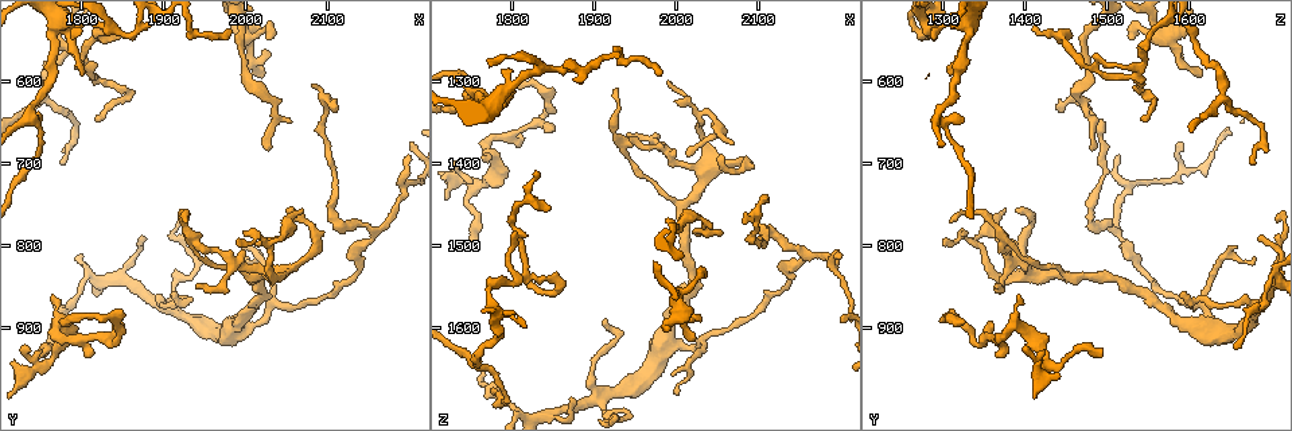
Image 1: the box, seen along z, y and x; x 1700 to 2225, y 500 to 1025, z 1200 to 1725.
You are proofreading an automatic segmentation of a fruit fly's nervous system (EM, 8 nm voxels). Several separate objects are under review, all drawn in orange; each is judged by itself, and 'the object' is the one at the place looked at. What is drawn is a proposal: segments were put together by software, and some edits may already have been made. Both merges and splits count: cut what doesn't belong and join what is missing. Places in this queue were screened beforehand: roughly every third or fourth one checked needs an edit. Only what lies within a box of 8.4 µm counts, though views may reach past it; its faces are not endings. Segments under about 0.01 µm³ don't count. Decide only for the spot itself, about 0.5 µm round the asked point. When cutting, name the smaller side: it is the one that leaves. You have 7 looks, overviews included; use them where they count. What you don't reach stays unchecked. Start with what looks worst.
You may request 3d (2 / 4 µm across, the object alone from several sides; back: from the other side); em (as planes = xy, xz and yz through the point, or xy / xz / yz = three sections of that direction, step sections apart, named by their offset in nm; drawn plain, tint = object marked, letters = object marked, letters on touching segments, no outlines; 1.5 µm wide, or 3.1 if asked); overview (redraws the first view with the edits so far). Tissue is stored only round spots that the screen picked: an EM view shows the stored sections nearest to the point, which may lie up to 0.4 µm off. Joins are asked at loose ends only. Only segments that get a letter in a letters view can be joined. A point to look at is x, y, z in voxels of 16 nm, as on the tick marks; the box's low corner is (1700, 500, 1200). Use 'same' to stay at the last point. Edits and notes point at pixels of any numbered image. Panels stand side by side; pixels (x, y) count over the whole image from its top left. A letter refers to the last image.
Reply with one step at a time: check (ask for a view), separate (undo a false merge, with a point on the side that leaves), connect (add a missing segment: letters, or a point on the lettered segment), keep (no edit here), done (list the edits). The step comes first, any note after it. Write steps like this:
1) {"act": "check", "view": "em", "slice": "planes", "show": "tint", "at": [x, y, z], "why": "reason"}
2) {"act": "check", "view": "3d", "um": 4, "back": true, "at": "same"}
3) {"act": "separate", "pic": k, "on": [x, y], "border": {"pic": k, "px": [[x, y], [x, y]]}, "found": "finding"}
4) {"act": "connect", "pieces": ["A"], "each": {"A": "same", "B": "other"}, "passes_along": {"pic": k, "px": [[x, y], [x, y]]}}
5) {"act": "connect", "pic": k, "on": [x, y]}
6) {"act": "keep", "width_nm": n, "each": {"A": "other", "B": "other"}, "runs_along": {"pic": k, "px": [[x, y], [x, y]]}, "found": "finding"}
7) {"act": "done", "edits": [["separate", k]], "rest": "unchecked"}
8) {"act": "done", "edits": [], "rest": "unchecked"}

{"act": "check", "view": "3d", "um": 4, "at": [1760, 855, 1395], "why": "thin end"}

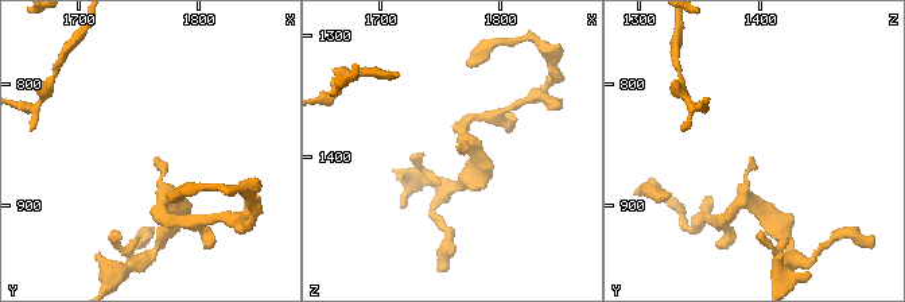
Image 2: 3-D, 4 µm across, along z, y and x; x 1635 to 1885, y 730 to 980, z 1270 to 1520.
{"act": "check", "view": "em", "um": 3.1, "slice": "planes", "show": "letters", "at": [1766, 860, 1392], "why": "need the tissue"}

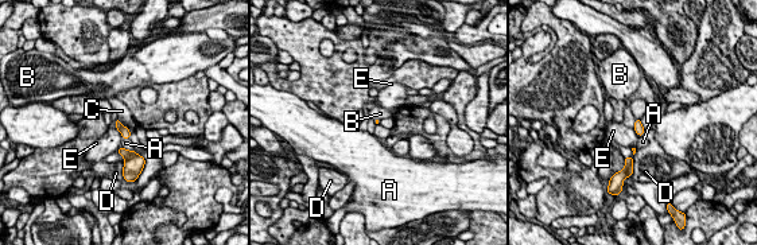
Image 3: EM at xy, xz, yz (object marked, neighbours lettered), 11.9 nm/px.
{"act": "keep", "each": {"A": "other", "B": "other", "C": "other", "D": "other", "E": "other"}, "border": {"pic": 3, "px": [[636, 120], [633, 128]]}, "found": "none of them fits"}

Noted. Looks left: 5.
{"act": "check", "view": "3d", "um": 2, "at": [1785, 540, 1330], "why": "thick turns thin"}

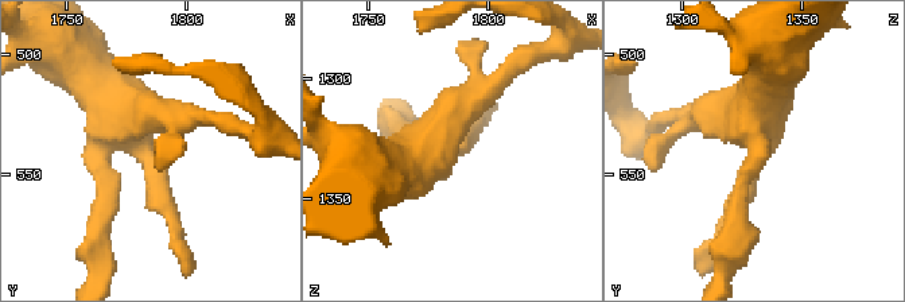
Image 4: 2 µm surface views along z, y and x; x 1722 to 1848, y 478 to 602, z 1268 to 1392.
{"act": "check", "view": "em", "slice": "yz", "step": 4, "show": "tint", "at": [1781, 543, 1330]}

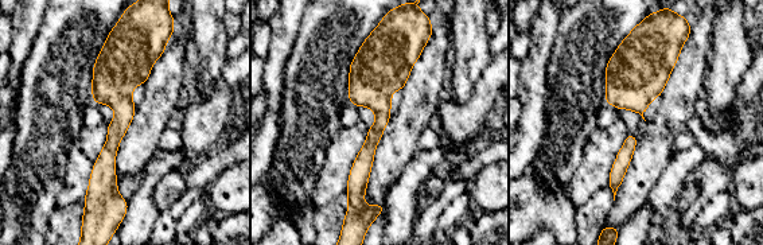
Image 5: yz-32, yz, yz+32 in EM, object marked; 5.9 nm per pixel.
{"act": "check", "view": "em", "slice": "xz", "step": 4, "show": "letters", "at": "same"}

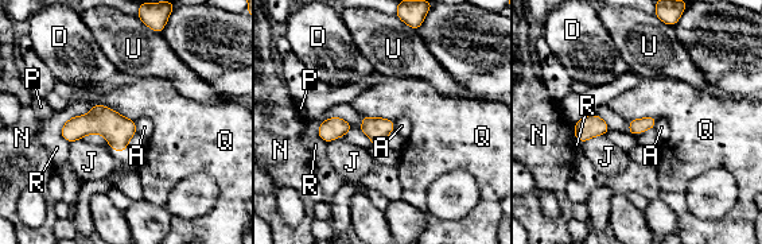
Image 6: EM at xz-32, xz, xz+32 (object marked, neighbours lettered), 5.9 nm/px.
{"act": "keep", "each": {"A": "other", "D": "other", "J": "other", "N": "other", "P": "other", "Q": "other", "R": "other", "U": "other"}, "border": {"pic": 6, "px": [[93, 103], [107, 105], [133, 120]]}, "found": "one cell here"}

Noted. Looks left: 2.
{"act": "check", "view": "3d", "um": 2, "at": [1980, 535, 1295], "why": "tapers out"}

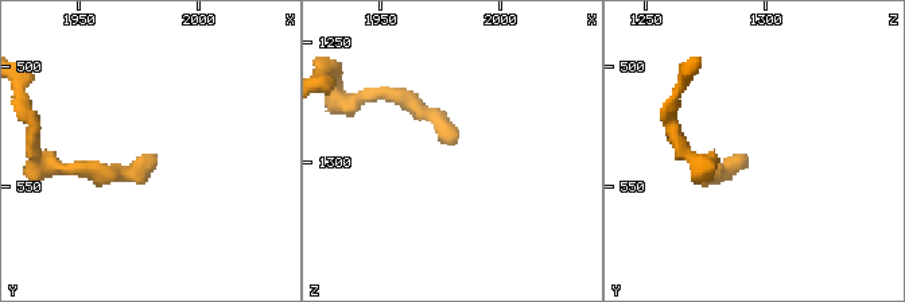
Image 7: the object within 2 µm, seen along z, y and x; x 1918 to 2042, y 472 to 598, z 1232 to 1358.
{"act": "check", "view": "em", "slice": "planes", "show": "letters", "at": [1981, 538, 1292], "why": "need the tissue"}

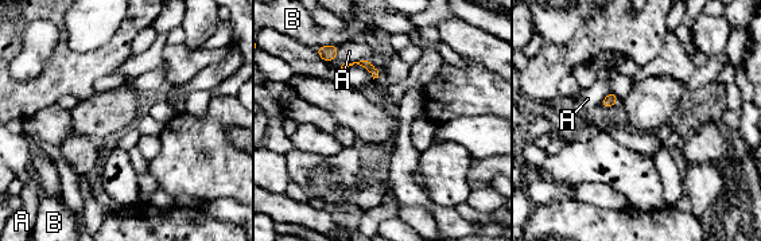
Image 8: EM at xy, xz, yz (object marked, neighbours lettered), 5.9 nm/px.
{"act": "keep", "width_nm": 70, "each": {"A": "other", "B": "other"}, "border": {"pic": 8, "px": [[340, 66], [369, 61], [379, 70]]}, "found": "no lettered segment goes on from it"}

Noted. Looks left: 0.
{"act": "done", "edits": [], "rest": "unchecked"}

